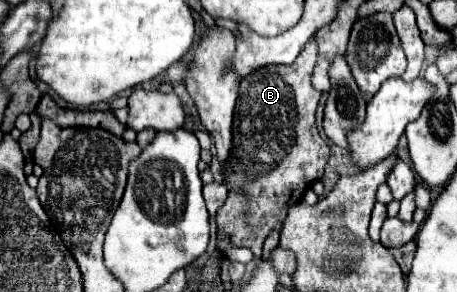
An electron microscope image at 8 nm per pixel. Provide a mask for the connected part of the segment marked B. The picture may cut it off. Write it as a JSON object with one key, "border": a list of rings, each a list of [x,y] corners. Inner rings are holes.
{"border":[[[310,38],[302,54],[290,66],[262,66],[240,80],[238,102],[234,112],[234,158],[230,160],[230,174],[228,174],[228,166],[224,168],[224,176],[226,176],[224,184],[228,186],[228,200],[218,210],[216,222],[236,246],[250,248],[254,252],[254,258],[262,256],[262,244],[266,236],[272,230],[276,232],[282,230],[286,210],[292,204],[300,202],[304,192],[324,176],[324,168],[330,158],[330,148],[326,140],[320,136],[316,126],[316,108],[322,98],[322,92],[318,92],[312,86],[312,72],[314,72],[316,60],[318,60],[318,42],[316,38]],[[236,188],[242,188],[246,190],[246,194],[250,194],[250,214],[246,222],[238,218],[238,210],[242,210],[242,202],[234,198]]]}

